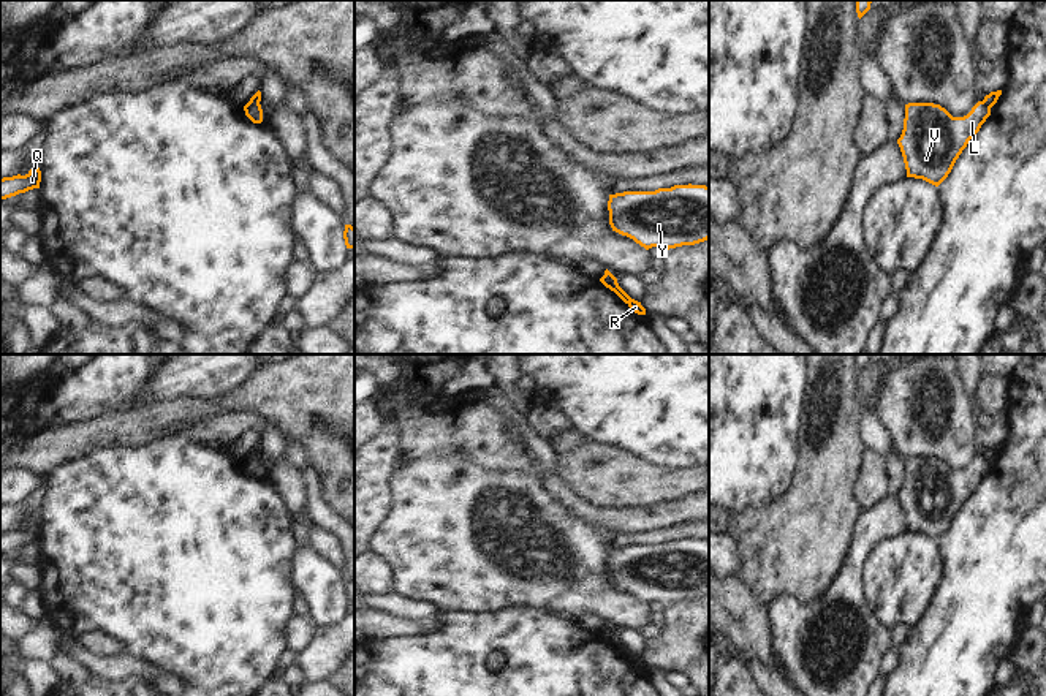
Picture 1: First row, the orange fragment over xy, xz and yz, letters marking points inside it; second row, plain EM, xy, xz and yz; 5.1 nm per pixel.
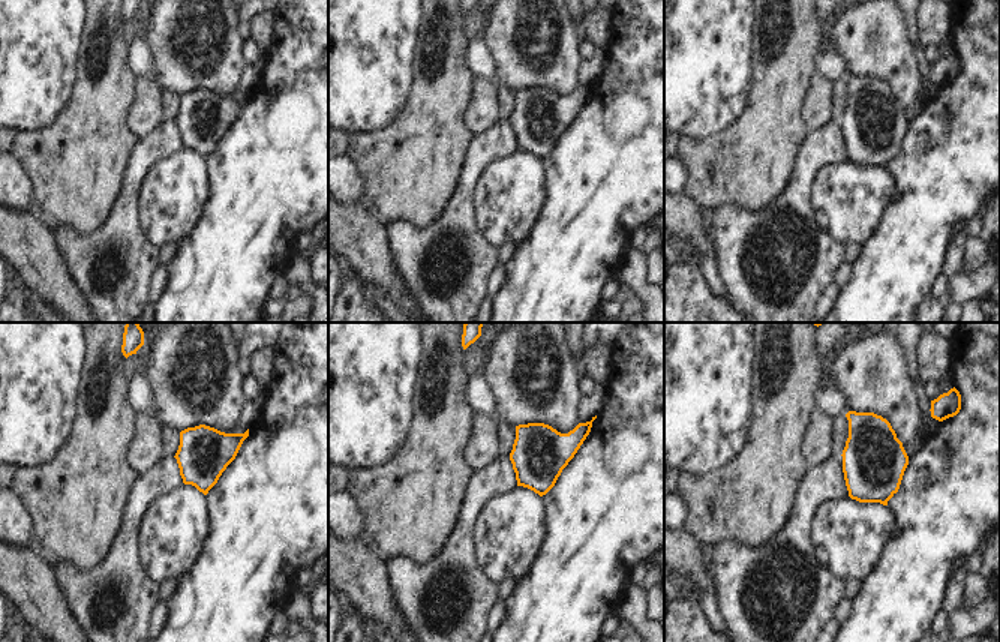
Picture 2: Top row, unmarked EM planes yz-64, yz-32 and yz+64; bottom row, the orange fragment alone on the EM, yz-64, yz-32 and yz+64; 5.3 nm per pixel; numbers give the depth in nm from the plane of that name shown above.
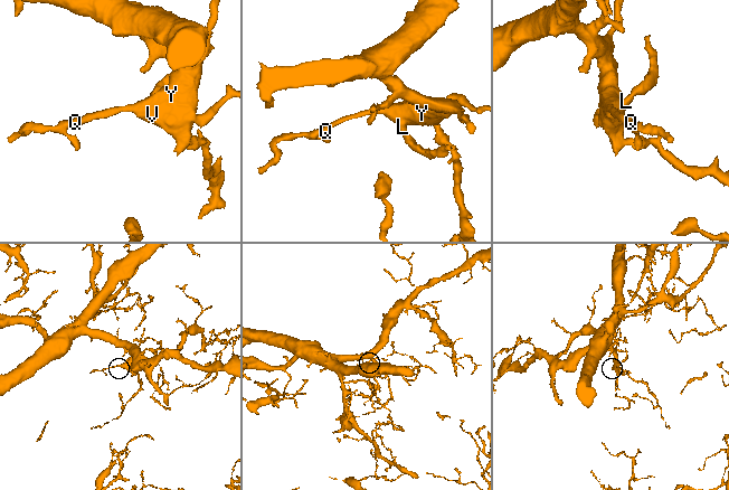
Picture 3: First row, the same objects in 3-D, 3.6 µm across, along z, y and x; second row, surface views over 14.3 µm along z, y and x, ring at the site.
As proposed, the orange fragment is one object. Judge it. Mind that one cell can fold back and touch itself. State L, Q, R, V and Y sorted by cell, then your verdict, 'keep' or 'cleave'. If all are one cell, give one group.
L Q V Y / R | cleave

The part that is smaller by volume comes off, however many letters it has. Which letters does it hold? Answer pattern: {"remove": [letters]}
{"remove": ["R"]}

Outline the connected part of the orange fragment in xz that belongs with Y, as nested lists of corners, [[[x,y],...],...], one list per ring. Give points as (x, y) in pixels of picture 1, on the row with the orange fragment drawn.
[[[674,185],[655,191],[623,191],[609,195],[609,225],[612,231],[633,239],[646,250],[657,247],[663,252],[682,245],[695,245],[709,239],[709,187],[706,185]]]

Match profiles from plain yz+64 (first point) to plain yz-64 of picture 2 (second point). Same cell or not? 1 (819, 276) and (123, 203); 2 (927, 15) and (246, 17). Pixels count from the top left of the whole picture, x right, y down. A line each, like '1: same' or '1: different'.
1: same
2: different

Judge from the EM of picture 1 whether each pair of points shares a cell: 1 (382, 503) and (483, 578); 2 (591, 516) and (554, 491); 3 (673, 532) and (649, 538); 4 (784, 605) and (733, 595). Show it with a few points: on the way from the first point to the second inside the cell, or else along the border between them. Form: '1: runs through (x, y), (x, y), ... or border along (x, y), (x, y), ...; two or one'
1: border along (396, 475), (393, 481), (394, 511), (372, 543); two
2: runs through (581, 508), (564, 494); one
3: runs through (667, 535), (655, 537); one
4: border along (765, 605), (769, 633), (774, 641); two

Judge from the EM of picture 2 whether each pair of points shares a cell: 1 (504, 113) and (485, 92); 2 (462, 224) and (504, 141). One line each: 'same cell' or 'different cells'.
1: different cells
2: same cell

